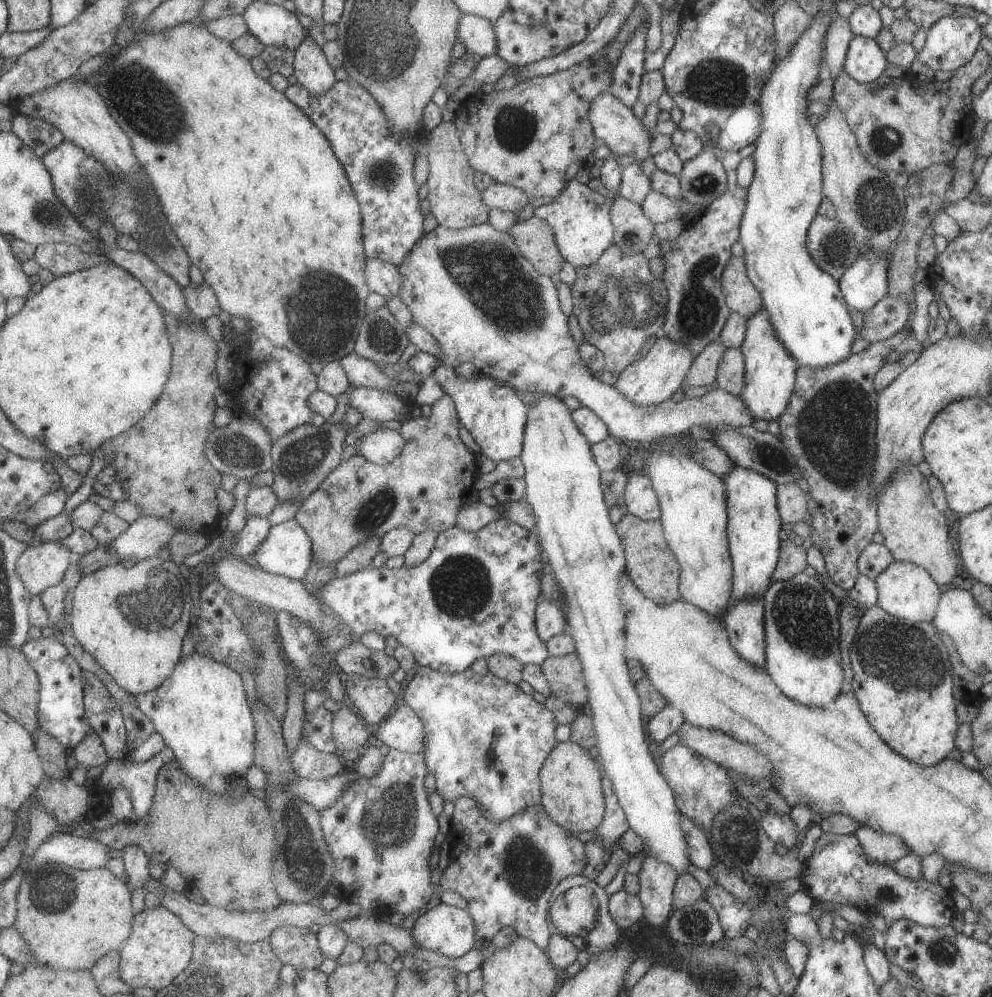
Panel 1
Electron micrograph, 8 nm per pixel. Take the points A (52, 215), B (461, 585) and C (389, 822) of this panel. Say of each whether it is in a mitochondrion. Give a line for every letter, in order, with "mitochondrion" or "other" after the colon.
A: mitochondrion
B: mitochondrion
C: mitochondrion

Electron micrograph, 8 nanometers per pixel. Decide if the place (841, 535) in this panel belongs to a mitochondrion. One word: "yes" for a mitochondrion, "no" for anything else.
no

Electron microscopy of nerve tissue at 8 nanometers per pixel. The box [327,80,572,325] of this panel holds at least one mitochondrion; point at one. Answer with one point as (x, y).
(515, 127)

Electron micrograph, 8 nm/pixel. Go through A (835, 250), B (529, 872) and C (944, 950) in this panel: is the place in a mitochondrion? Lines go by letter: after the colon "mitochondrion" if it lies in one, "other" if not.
A: mitochondrion
B: mitochondrion
C: mitochondrion

